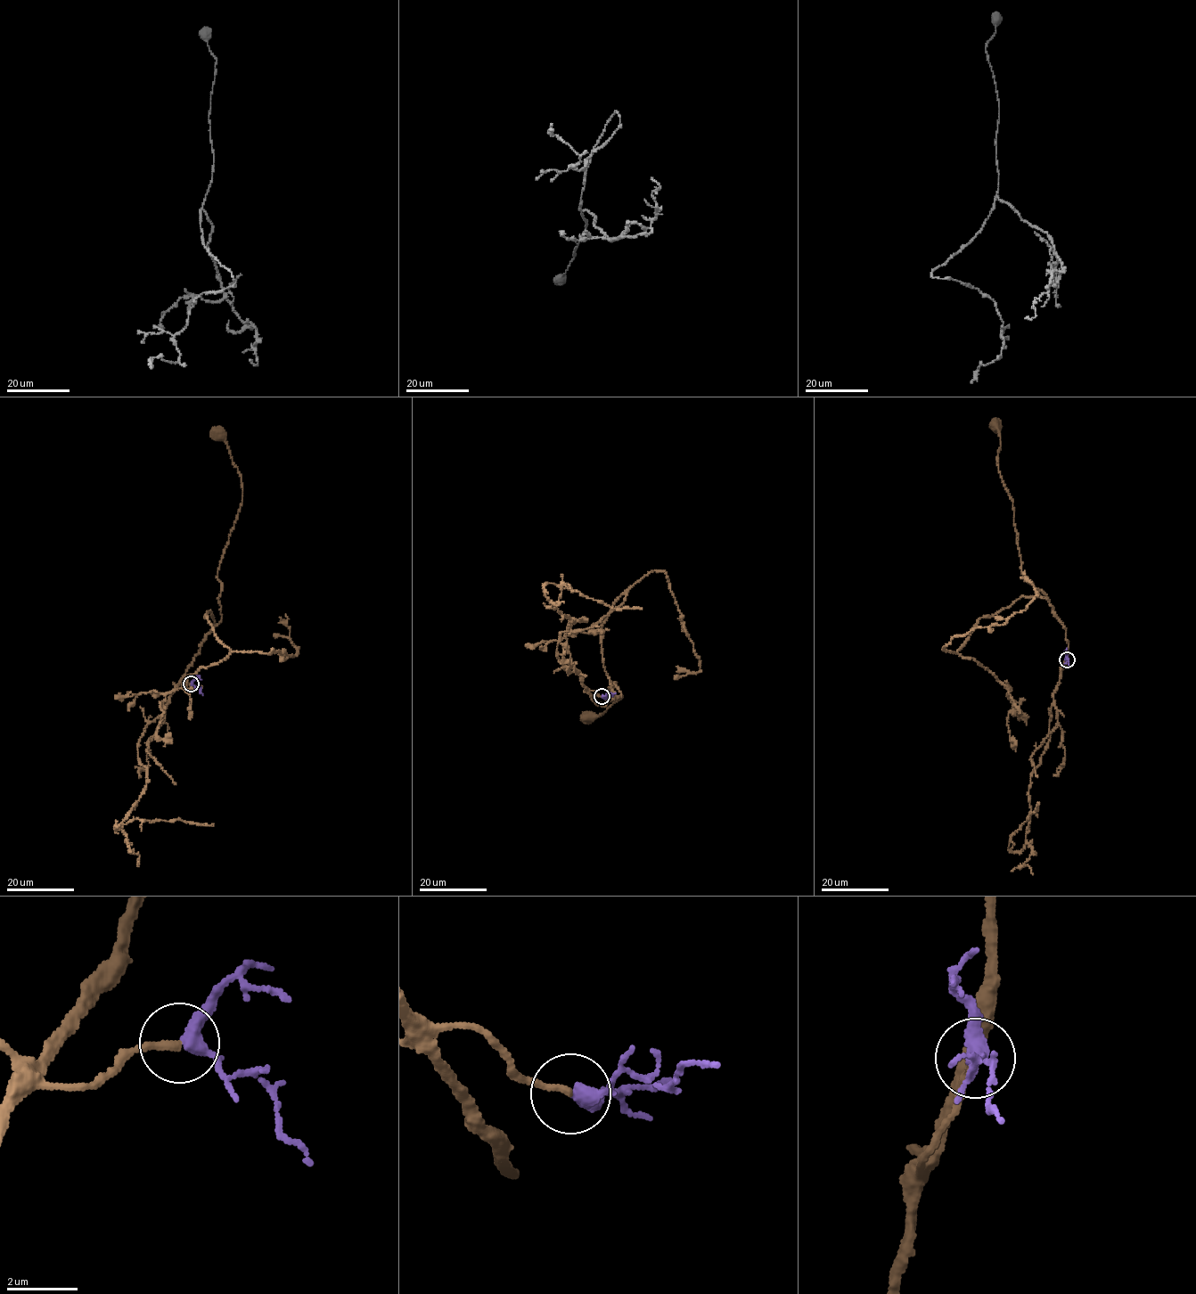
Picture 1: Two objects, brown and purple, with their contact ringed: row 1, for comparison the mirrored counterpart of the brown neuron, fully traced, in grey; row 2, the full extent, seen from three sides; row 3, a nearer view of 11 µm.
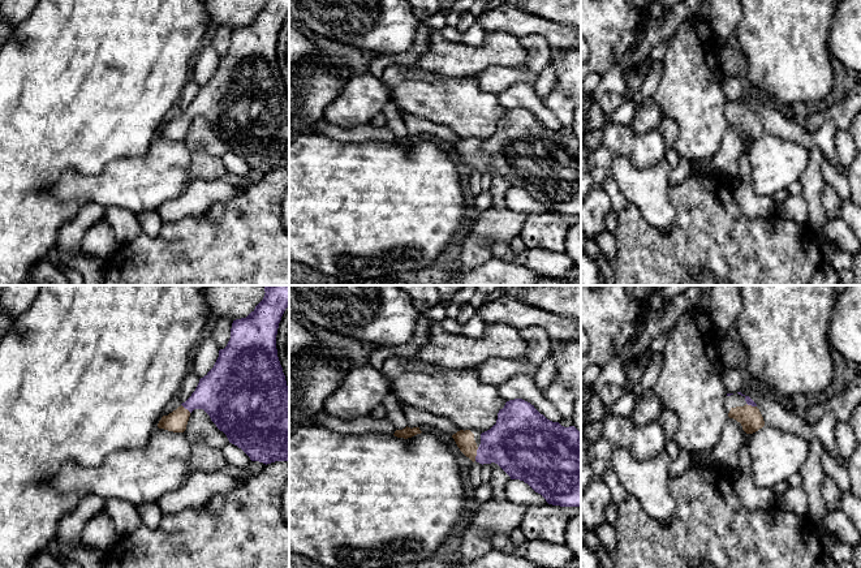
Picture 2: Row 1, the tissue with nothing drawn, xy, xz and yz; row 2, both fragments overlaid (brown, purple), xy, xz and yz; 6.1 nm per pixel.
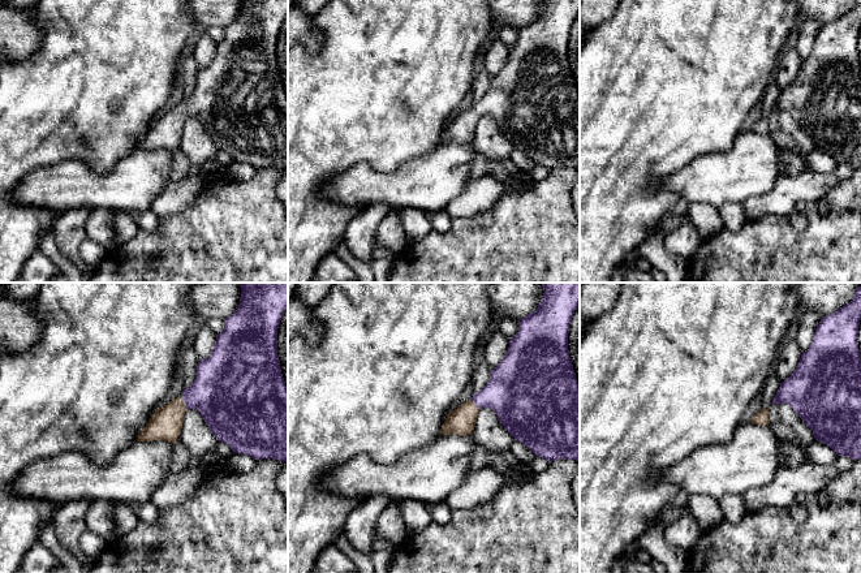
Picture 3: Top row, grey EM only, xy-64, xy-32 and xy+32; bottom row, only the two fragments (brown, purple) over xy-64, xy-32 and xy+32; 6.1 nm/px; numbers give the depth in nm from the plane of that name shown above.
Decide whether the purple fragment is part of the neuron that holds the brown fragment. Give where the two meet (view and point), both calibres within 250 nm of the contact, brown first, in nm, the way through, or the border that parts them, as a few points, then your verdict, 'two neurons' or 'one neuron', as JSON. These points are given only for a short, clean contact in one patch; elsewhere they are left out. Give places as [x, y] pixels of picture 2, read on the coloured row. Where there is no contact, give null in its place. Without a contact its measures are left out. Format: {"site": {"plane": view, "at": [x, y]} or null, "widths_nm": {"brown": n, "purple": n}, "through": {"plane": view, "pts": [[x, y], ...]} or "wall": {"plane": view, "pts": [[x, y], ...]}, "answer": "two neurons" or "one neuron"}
{"site": {"plane": "xz", "at": [476, 454]}, "widths_nm": {"brown": 110, "purple": 340}, "through": {"plane": "xz", "pts": [[465, 440], [476, 454], [515, 443]]}, "answer": "one neuron"}

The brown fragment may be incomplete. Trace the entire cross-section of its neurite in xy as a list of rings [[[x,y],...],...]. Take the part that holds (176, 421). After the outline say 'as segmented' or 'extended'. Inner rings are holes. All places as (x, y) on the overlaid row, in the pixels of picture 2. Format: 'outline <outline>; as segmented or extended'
outline [[[264,285],[264,297],[246,317],[232,323],[231,339],[214,367],[199,379],[191,396],[168,416],[163,416],[158,423],[159,429],[173,433],[184,433],[194,409],[203,409],[223,431],[229,443],[241,448],[251,461],[271,464],[275,461],[289,461],[289,388],[280,365],[276,349],[276,335],[279,323],[285,309],[289,306],[289,285]]]; extended

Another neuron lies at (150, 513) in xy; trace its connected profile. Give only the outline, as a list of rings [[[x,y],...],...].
[[[158,500],[142,503],[137,505],[137,509],[142,524],[146,526],[156,528],[160,524],[163,513],[159,508]]]

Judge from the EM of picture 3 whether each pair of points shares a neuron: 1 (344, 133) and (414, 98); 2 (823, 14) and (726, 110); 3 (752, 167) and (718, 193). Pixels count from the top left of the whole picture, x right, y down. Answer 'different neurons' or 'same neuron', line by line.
1: same neuron
2: different neurons
3: same neuron

